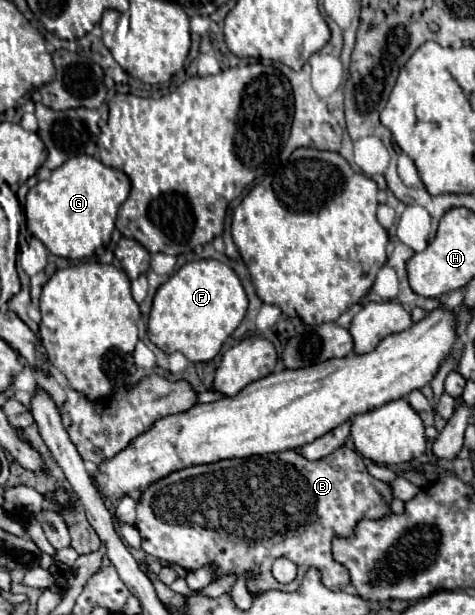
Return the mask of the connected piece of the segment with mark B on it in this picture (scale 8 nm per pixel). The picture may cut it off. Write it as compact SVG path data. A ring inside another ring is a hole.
M340 447L318 461L308 461L298 451L282 451L270 455L252 455L246 459L224 459L172 471L142 491L138 499L136 527L146 553L158 557L162 563L176 563L186 571L200 569L206 563L216 563L218 577L230 571L234 571L238 577L246 571L256 573L254 579L246 581L252 591L296 591L304 571L314 565L322 573L322 583L330 591L340 591L350 585L350 579L348 569L332 559L330 543L334 533L350 537L360 519L386 517L390 513L390 501L392 491L388 483L374 479L366 471L362 457L348 447ZM278 557L286 557L298 567L296 579L288 585L278 583L270 573L270 567Z

